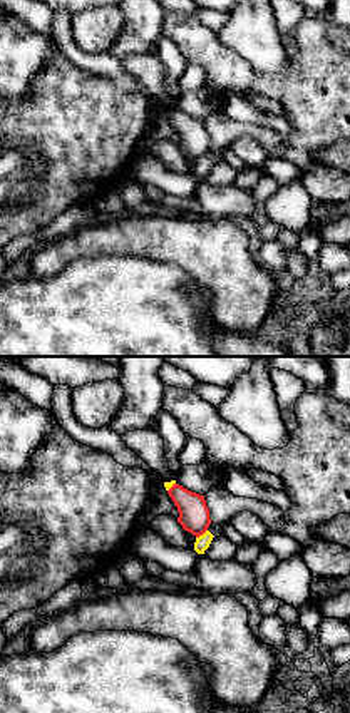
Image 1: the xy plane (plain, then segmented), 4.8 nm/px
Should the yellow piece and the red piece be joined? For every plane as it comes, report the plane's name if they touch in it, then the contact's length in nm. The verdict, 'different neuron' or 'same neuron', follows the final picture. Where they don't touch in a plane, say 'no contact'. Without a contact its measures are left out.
meets yellow in xy; contact 70 nm long

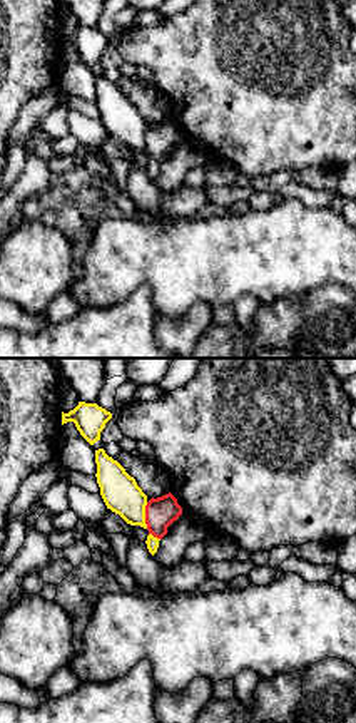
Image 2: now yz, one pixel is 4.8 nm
meets yellow in yz; contact 130 nm long

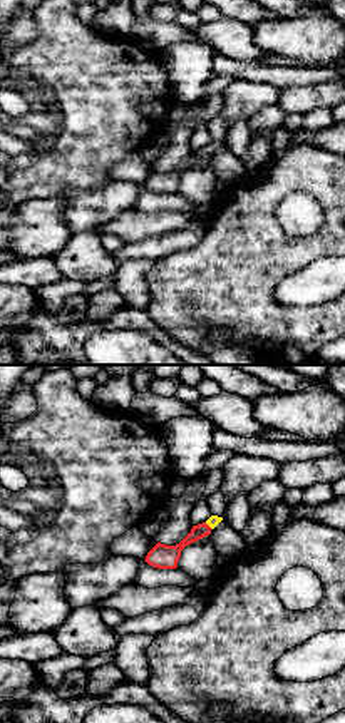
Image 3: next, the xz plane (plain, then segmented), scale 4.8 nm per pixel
meets yellow in xz; contact 50 nm long

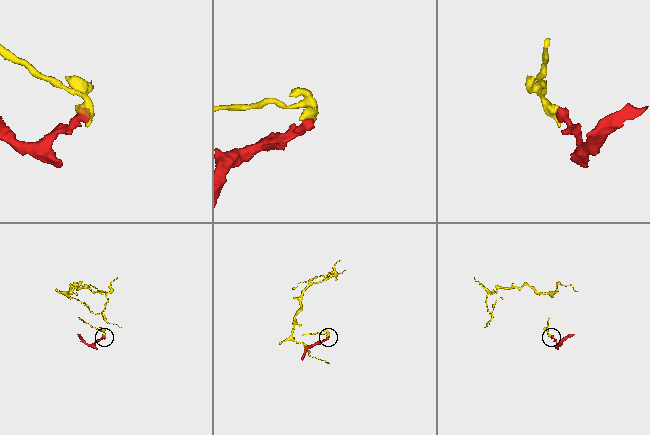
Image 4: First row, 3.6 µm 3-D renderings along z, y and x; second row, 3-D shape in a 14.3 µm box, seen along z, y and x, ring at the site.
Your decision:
different neuron

